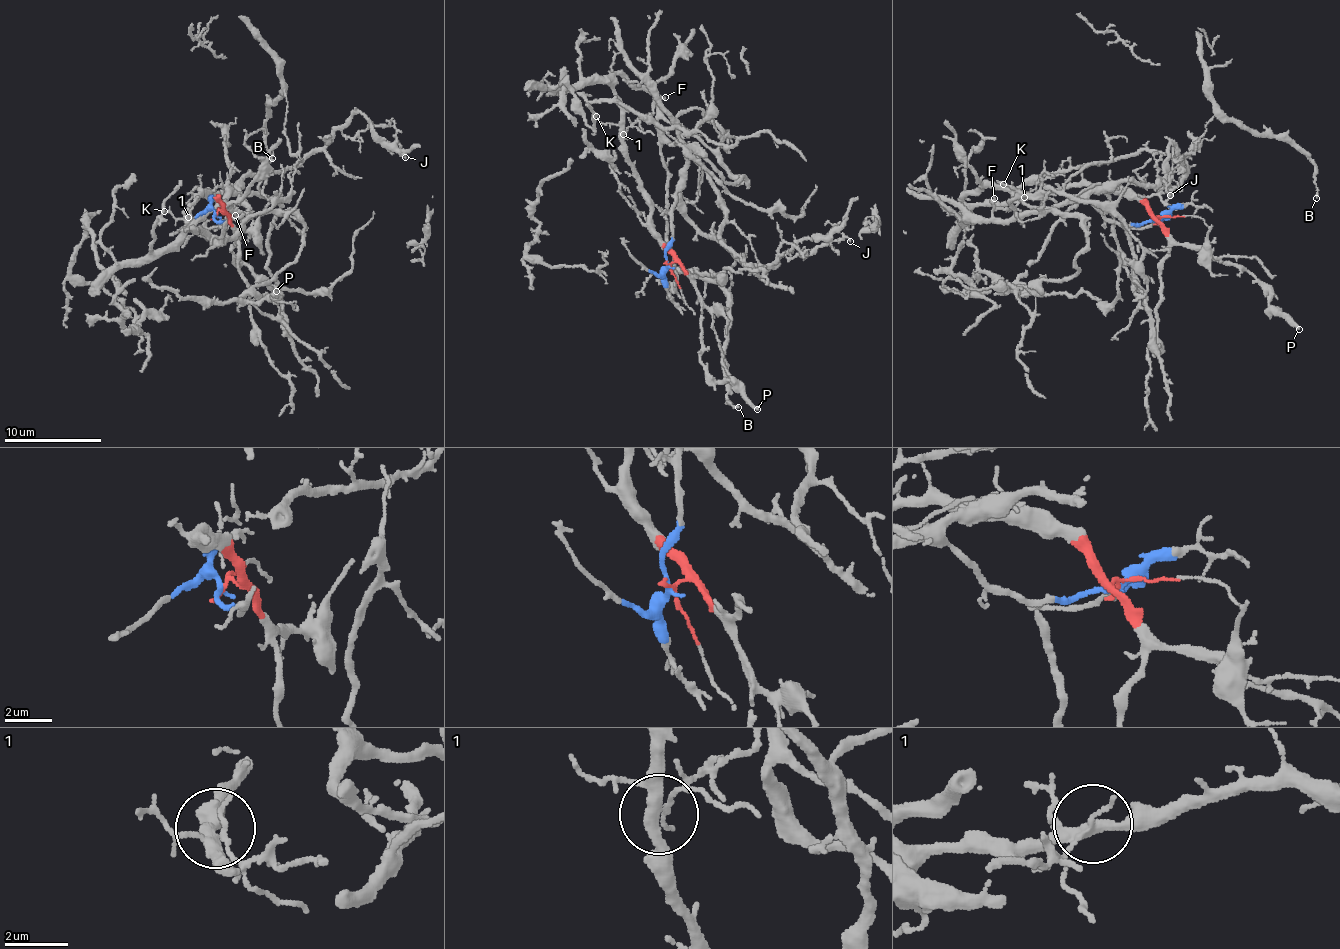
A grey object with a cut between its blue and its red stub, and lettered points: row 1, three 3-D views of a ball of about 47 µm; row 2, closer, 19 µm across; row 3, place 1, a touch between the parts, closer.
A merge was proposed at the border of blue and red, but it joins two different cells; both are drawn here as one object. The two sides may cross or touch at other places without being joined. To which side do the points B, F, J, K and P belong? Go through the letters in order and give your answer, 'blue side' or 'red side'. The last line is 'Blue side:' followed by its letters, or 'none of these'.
B: blue side
F: blue side
J: blue side
K: red side
P: red side
Blue side: B, F, J

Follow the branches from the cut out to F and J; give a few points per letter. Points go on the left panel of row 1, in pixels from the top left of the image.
F: (216, 214), (216, 220), (223, 224), (236, 204), (248, 209), (245, 225), (230, 237), (226, 229), (235, 214)
J: (216, 214), (223, 224), (245, 177), (292, 169), (320, 151), (358, 112), (376, 132), (400, 146), (404, 157)

